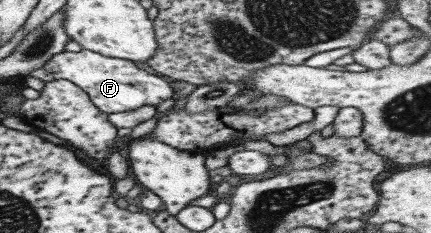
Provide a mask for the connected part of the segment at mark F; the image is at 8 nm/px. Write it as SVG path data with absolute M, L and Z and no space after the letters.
M88 50L79 52L60 52L51 55L42 67L30 71L28 77L36 77L43 82L57 79L65 79L77 85L89 97L89 100L106 114L118 113L130 109L136 109L143 105L157 105L170 99L173 87L162 76L148 74L134 66L128 60L104 57L103 55Z

